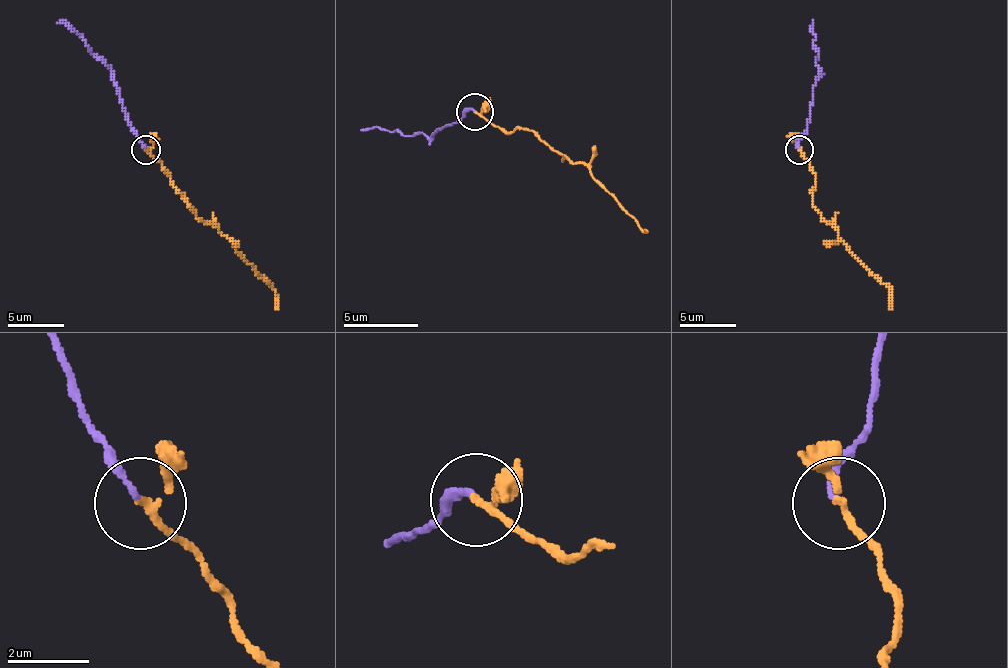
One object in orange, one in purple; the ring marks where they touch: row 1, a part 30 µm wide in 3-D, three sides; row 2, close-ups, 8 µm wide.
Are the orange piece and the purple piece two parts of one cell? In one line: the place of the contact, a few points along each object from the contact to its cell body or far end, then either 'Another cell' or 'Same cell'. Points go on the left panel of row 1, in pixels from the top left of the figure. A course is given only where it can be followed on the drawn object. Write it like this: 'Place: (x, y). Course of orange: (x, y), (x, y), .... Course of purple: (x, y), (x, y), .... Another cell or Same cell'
Place: (146, 150). Course of orange: (145, 150), (168, 176), (187, 207), (227, 238), (275, 289), (278, 309). Course of purple: (145, 147), (128, 119), (114, 74), (68, 25), (57, 23). Same cell

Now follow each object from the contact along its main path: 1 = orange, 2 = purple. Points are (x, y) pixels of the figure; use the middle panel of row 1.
1: (474, 111), (504, 133), (530, 129), (582, 163), (648, 233)
2: (474, 111), (433, 137), (359, 129)

